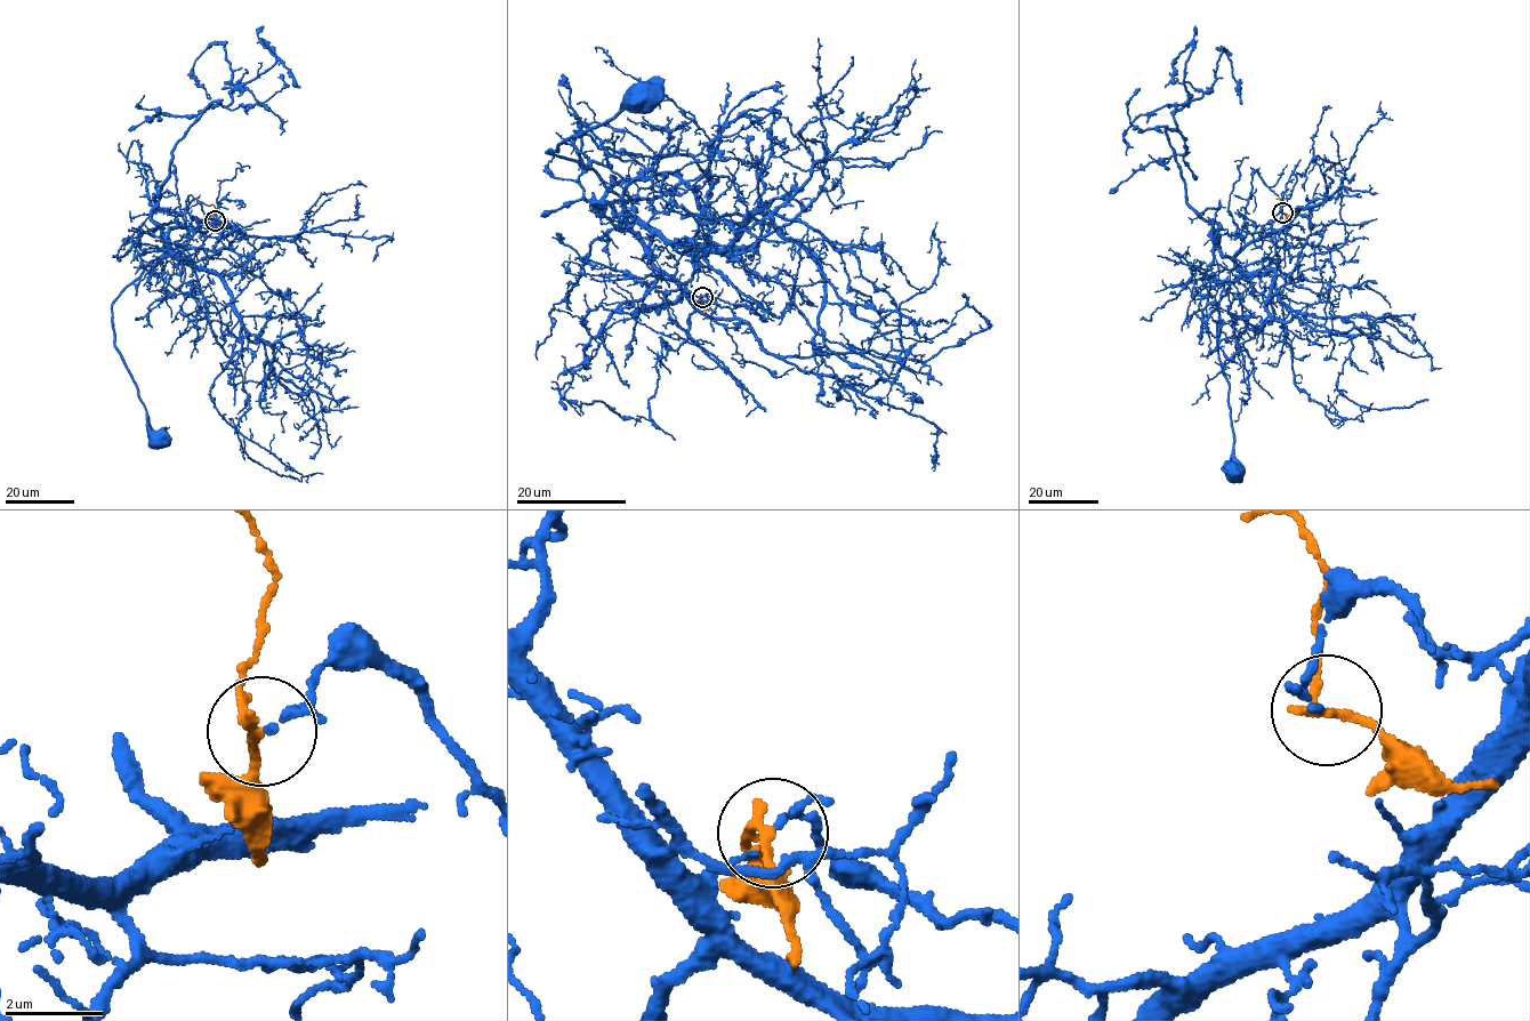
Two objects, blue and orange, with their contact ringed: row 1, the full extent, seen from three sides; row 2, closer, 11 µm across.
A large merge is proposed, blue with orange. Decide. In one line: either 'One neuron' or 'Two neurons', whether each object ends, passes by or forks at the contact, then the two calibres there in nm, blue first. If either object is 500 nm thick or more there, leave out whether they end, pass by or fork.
Two neurons. At the ring blue passes by. At the ring orange passes by. Thickness 110 nm (blue) against 180 nm

